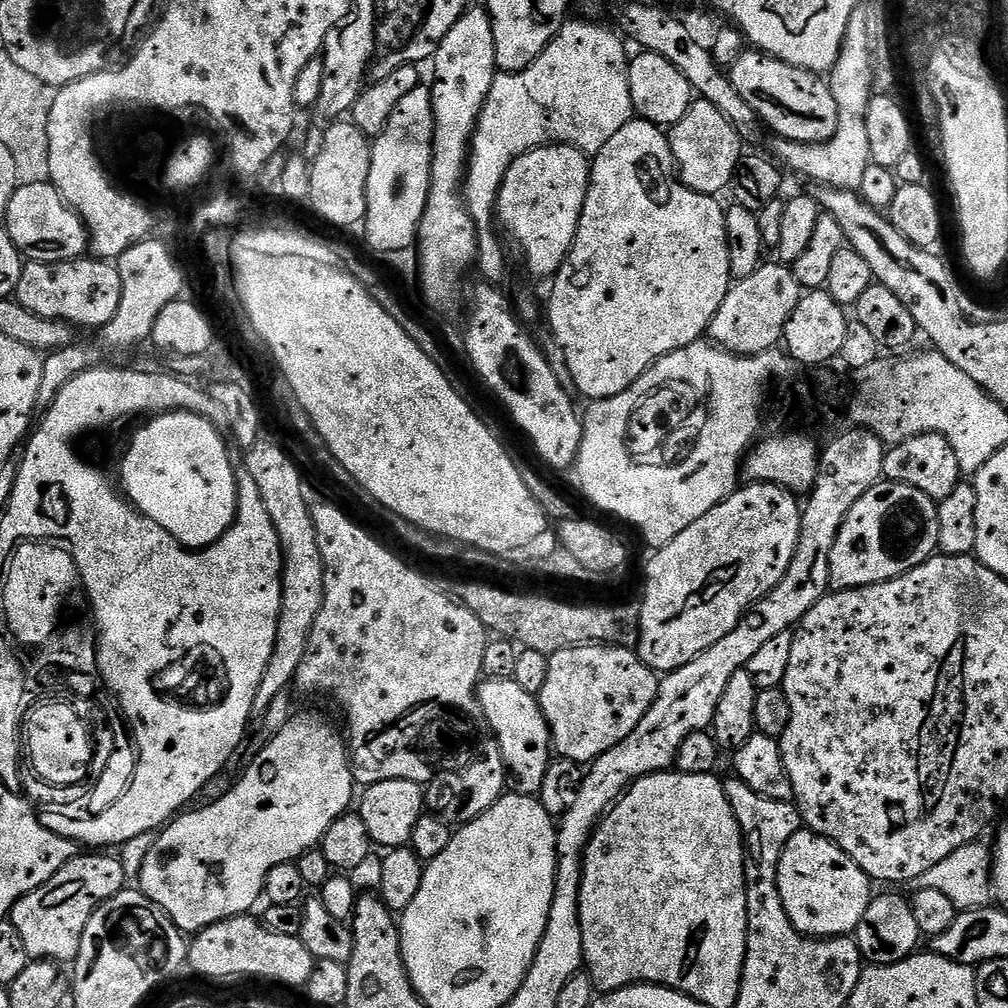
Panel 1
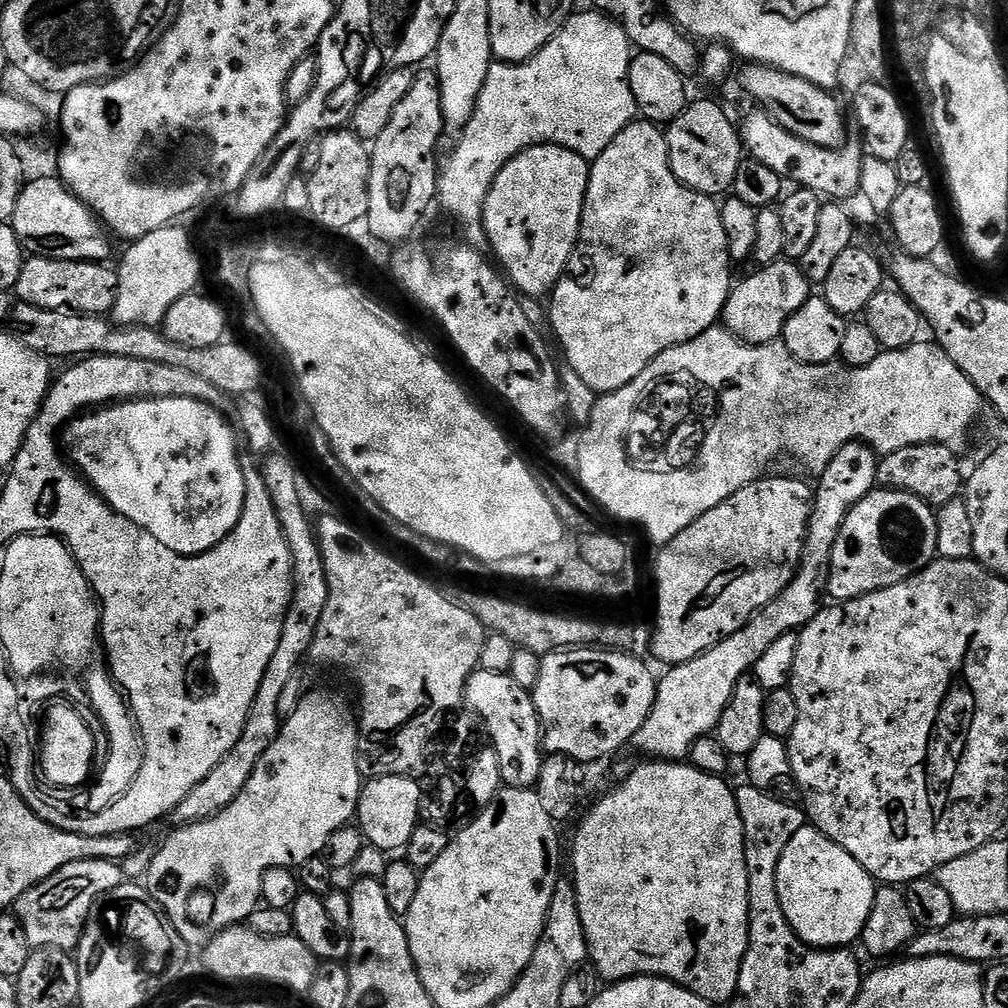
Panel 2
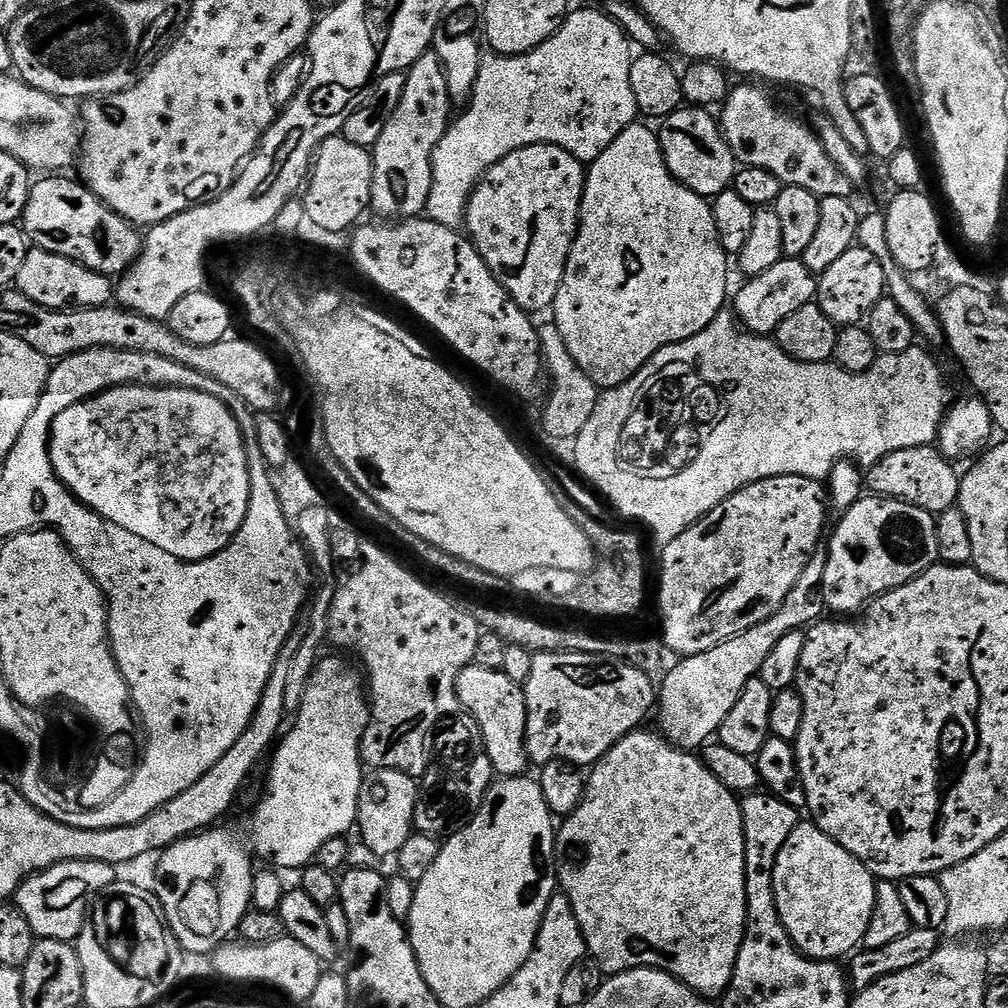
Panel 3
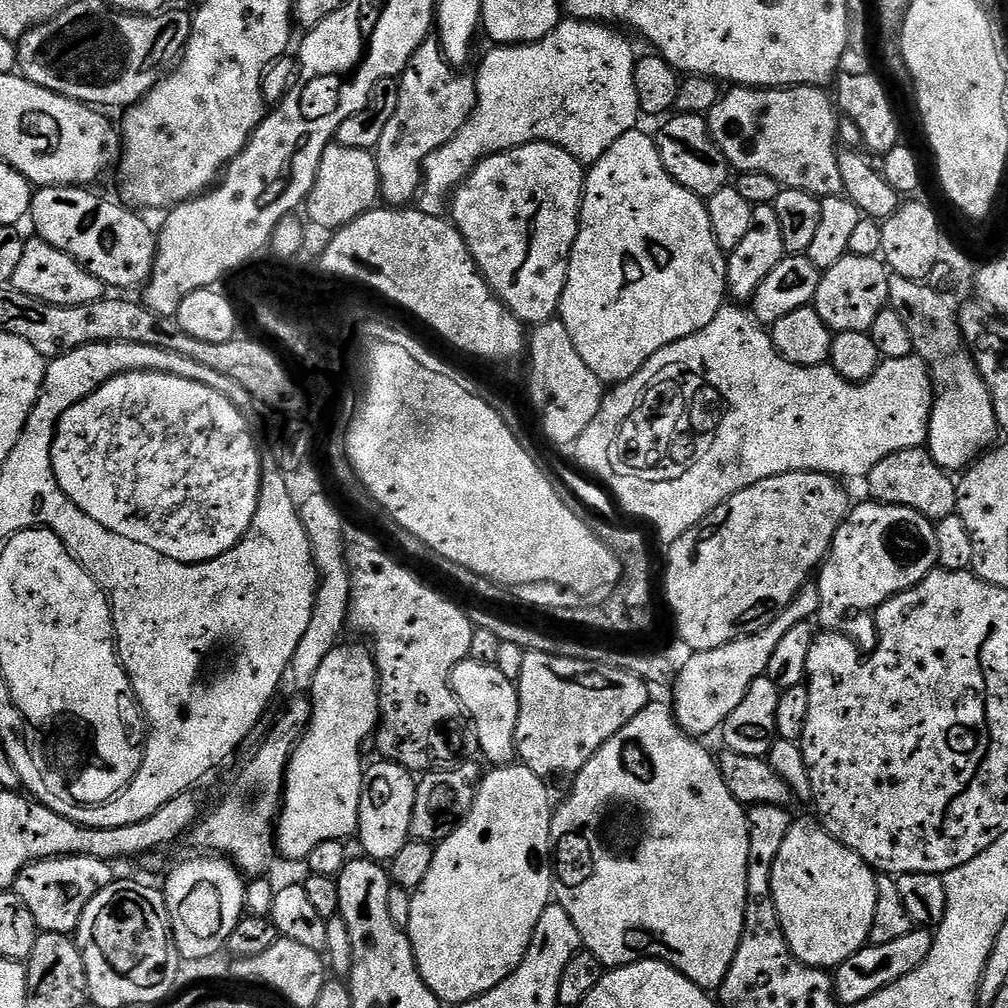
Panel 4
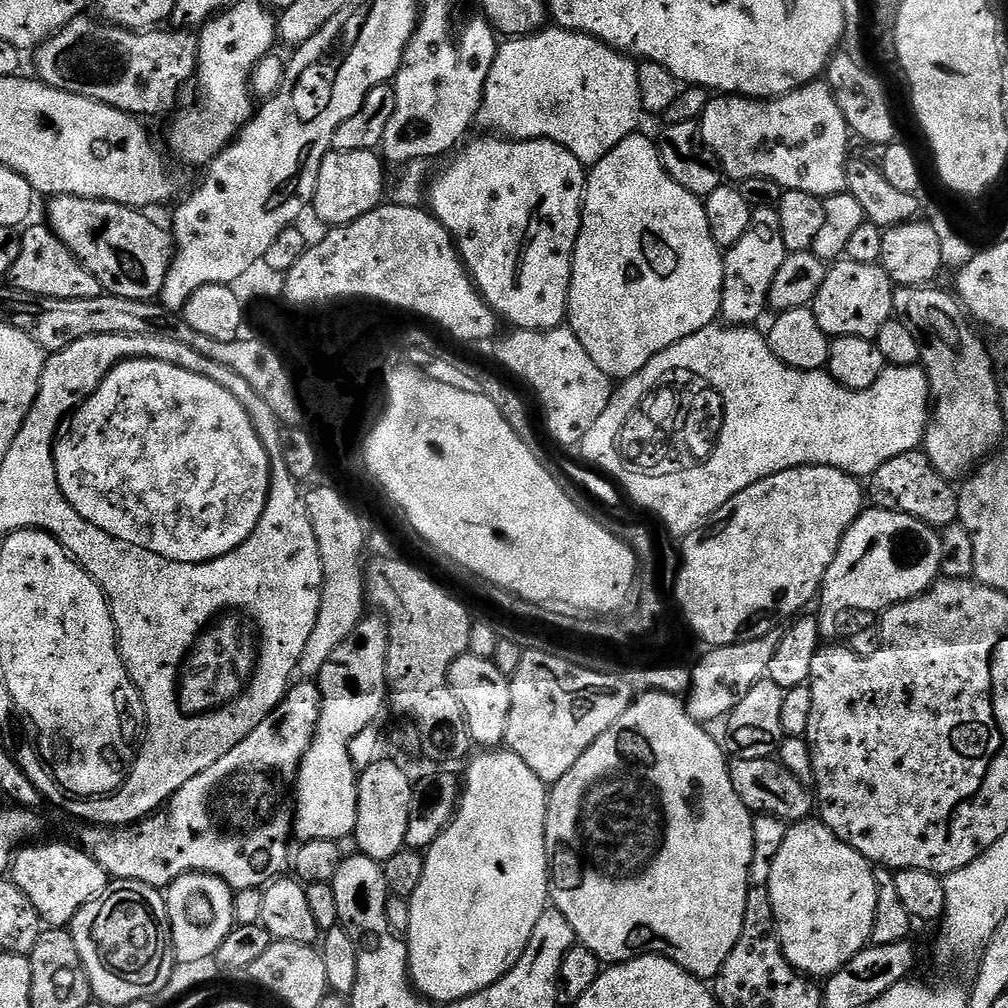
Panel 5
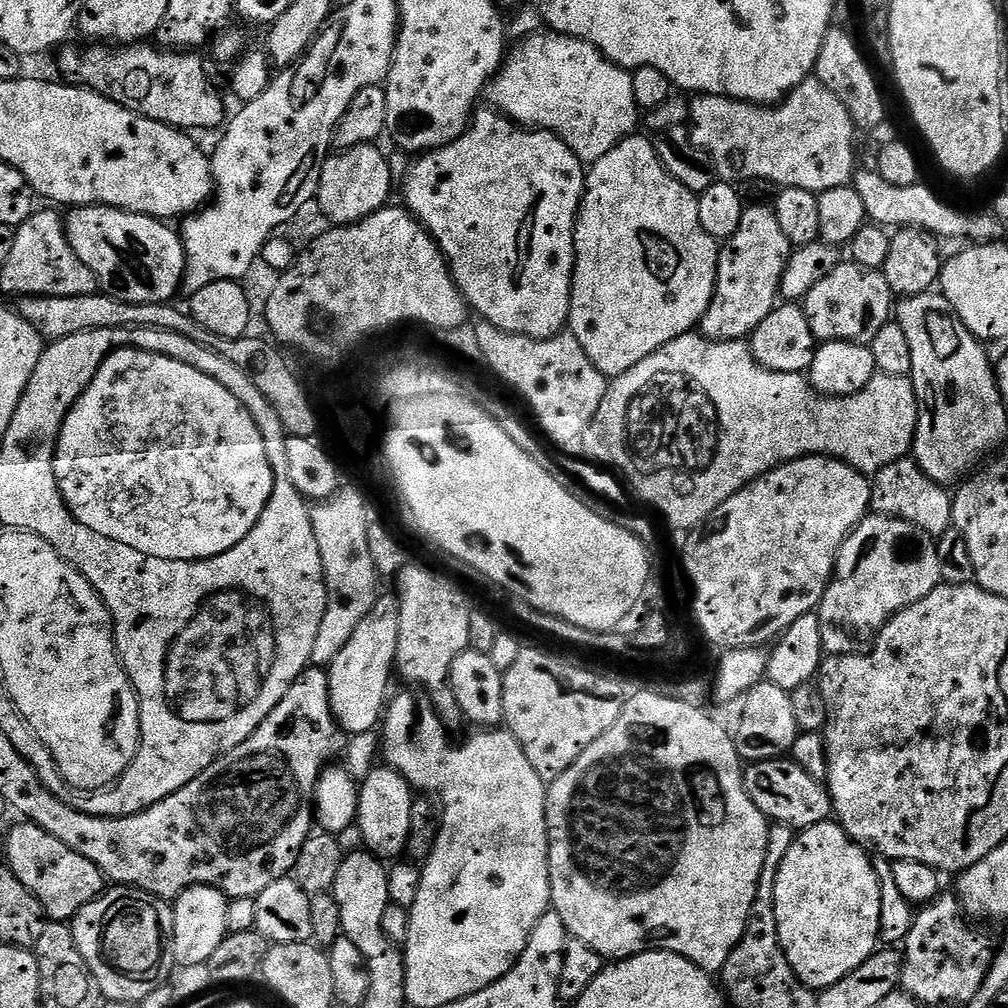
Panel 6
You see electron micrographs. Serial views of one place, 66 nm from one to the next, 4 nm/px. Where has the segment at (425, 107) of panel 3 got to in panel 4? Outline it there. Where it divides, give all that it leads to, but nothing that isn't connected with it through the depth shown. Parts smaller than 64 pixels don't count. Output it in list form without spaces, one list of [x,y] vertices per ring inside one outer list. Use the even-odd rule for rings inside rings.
[[[429,38],[418,46],[399,77],[398,110],[394,110],[394,118],[390,118],[374,149],[380,194],[385,205],[408,206],[417,199],[424,159],[450,142],[470,118],[476,105],[476,82],[471,75],[463,76],[460,72],[463,71],[457,70],[444,57],[439,40]]]

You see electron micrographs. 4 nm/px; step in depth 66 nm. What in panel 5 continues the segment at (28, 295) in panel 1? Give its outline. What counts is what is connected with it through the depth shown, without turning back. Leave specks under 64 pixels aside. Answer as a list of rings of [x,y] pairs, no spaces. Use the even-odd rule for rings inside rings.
[[[47,223],[34,224],[25,227],[20,236],[18,258],[14,258],[14,266],[7,274],[11,287],[31,296],[54,298],[55,300],[101,296],[102,289],[98,278],[94,278],[94,274],[90,274],[90,270],[86,270],[80,265],[78,258],[53,234]]]

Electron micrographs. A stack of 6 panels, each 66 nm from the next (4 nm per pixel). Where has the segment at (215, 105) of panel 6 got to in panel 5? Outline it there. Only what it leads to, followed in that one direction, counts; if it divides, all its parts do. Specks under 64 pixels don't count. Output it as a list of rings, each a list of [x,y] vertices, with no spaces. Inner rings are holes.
[[[88,14],[76,16],[35,49],[35,75],[38,79],[58,90],[94,98],[98,102],[114,106],[137,118],[160,116],[168,111],[171,113],[177,107],[175,104],[180,96],[180,87],[183,84],[191,85],[196,74],[197,33],[192,30],[160,32],[164,30],[117,28],[116,25],[109,24],[103,19],[91,20],[90,17],[91,15]]]

